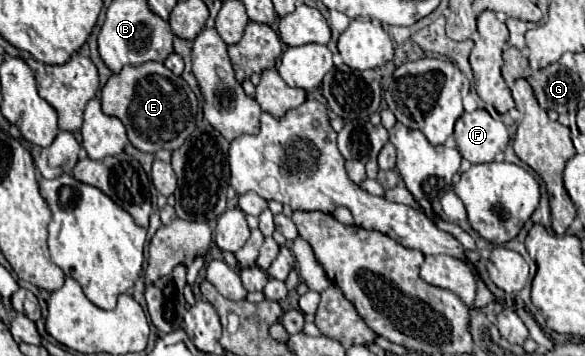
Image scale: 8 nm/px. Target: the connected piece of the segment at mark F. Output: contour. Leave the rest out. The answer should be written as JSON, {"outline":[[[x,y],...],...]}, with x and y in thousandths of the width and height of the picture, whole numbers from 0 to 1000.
{"outline":[[[832,309],[791,320],[778,348],[778,393],[788,438],[805,461],[843,455],[850,427],[870,404],[870,376],[860,343],[843,337]]]}

